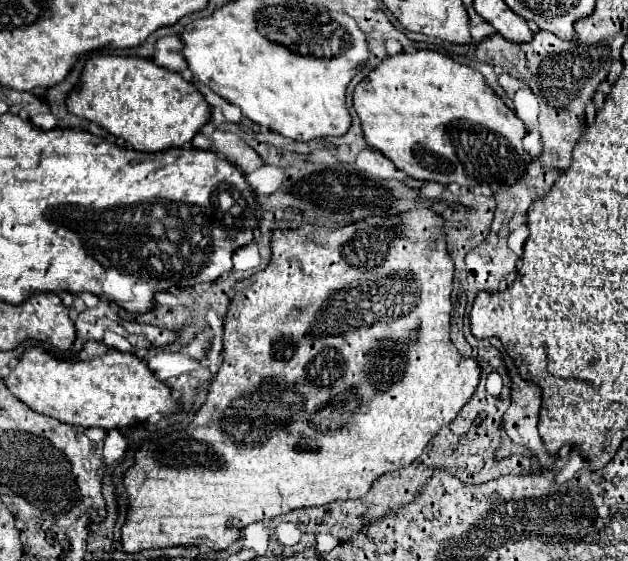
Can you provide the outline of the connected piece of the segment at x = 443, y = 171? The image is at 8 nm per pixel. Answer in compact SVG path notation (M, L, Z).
M420 49L386 57L356 85L352 105L360 117L366 143L384 153L396 169L414 179L438 181L442 185L458 183L470 189L480 183L506 183L510 177L518 177L520 167L524 169L532 161L522 147L526 127L514 111L494 95L478 71L456 63L438 51Z

